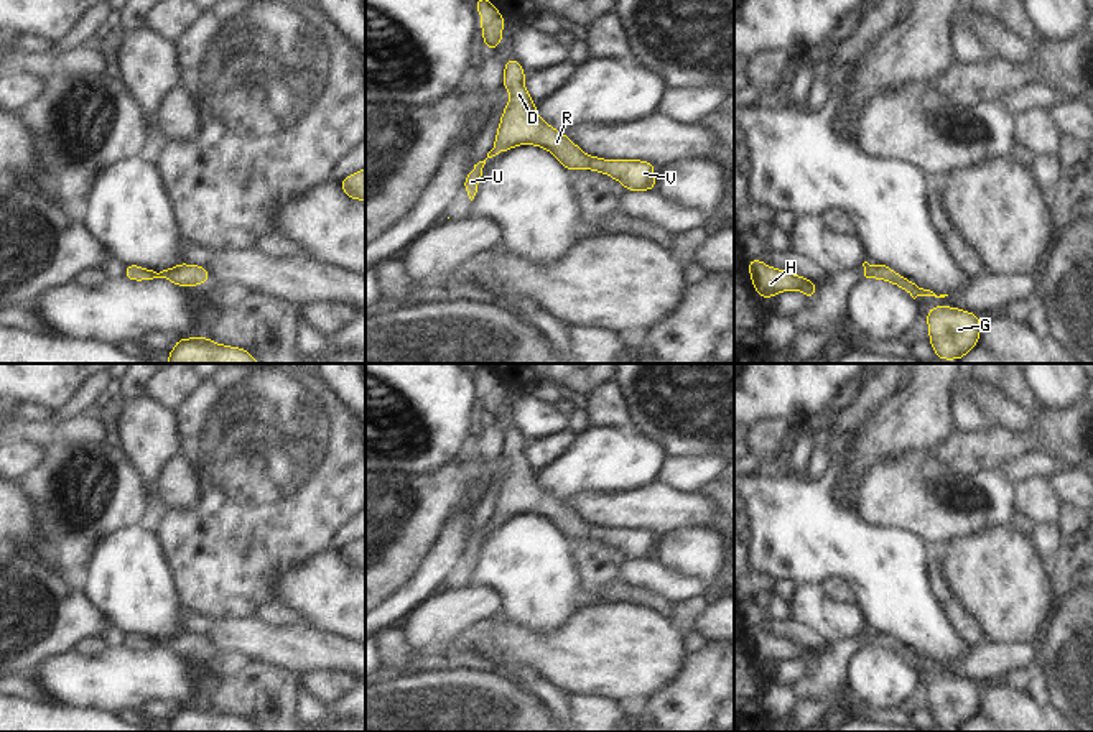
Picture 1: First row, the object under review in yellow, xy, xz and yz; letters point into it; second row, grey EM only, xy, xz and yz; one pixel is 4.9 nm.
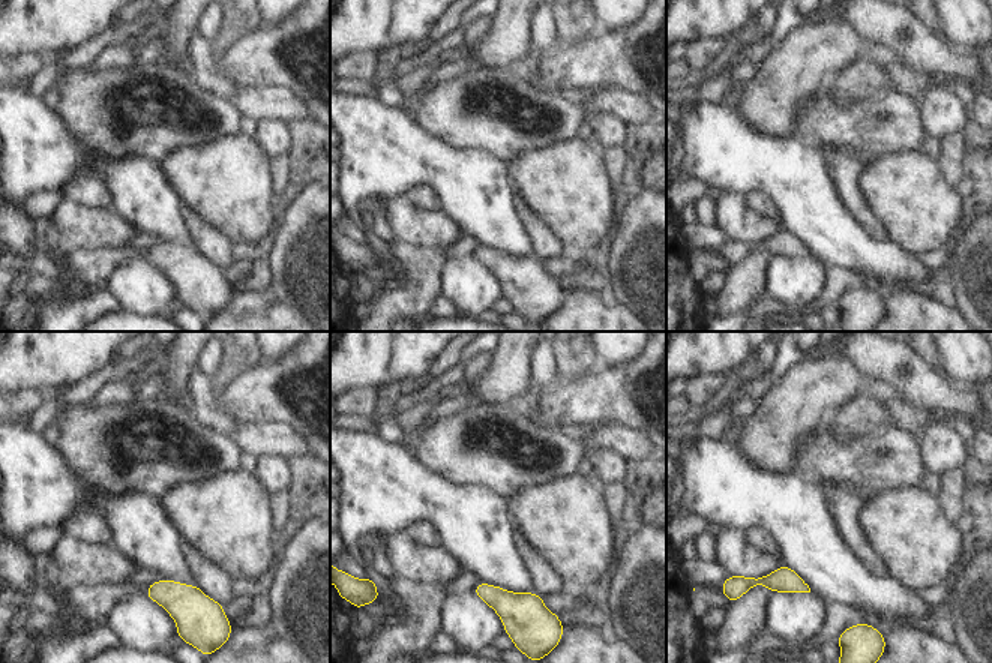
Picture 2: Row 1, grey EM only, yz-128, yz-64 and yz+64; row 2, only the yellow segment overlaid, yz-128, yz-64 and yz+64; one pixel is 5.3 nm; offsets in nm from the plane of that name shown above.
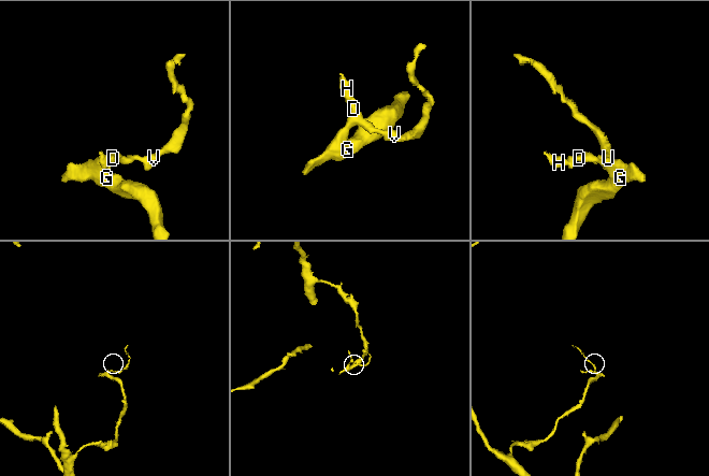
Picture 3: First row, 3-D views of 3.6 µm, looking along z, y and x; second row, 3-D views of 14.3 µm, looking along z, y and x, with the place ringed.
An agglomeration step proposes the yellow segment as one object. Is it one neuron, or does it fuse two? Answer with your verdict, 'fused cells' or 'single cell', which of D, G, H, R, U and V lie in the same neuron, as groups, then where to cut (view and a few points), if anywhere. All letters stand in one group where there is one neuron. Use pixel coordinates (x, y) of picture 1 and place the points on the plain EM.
single cell | D G H R U V | no cut

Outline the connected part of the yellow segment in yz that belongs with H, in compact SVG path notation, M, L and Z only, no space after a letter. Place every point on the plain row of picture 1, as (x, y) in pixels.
M760 627L747 628L754 660L765 669L784 660L802 660L808 669L815 666L818 651L782 637L772 637Z

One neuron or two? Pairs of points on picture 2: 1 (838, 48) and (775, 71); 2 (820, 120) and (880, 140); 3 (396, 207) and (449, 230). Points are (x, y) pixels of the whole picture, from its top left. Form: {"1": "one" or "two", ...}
{"1": "one", "2": "one", "3": "one"}

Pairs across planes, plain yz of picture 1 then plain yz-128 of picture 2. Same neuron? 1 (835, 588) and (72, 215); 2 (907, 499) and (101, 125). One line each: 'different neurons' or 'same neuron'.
1: different neurons
2: same neuron

